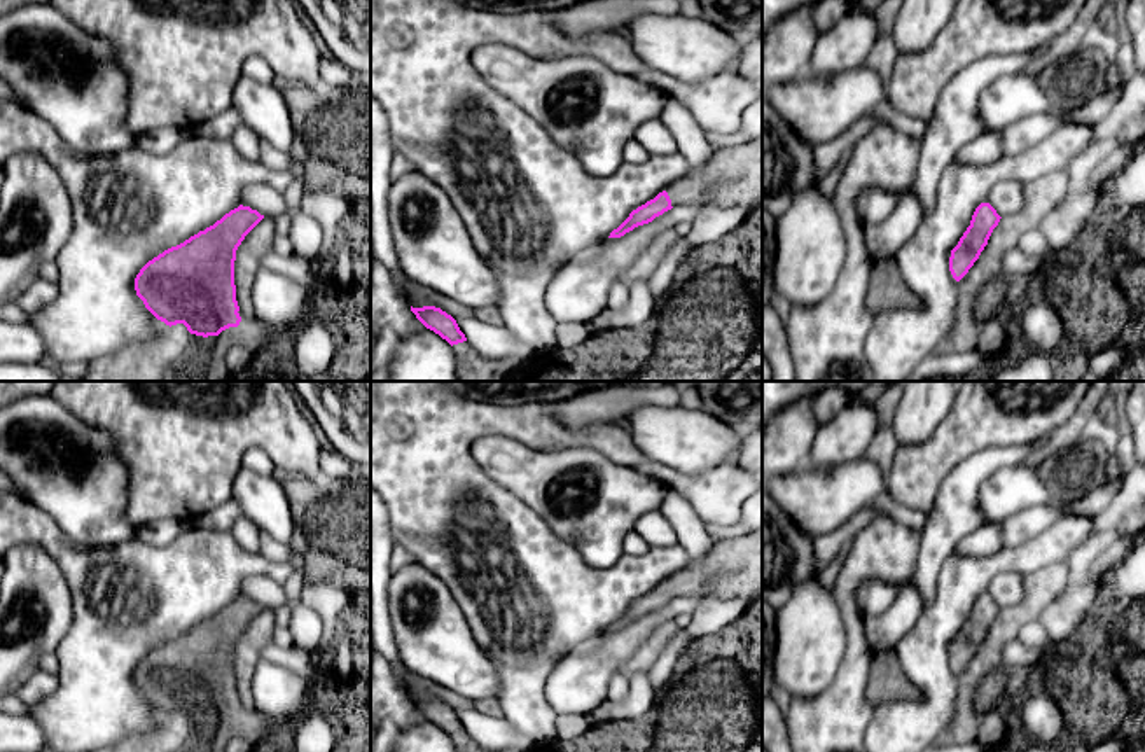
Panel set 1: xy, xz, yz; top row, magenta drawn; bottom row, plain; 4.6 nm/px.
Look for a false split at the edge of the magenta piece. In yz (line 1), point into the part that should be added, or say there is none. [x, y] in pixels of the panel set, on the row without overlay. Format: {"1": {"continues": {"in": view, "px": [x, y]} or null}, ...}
{"1": {"continues": null}}

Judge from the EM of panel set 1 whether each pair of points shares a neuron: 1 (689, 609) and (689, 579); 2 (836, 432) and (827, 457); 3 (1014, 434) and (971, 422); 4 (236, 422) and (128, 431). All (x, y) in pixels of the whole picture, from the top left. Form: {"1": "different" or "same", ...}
{"1": "different", "2": "same", "3": "same", "4": "same"}

